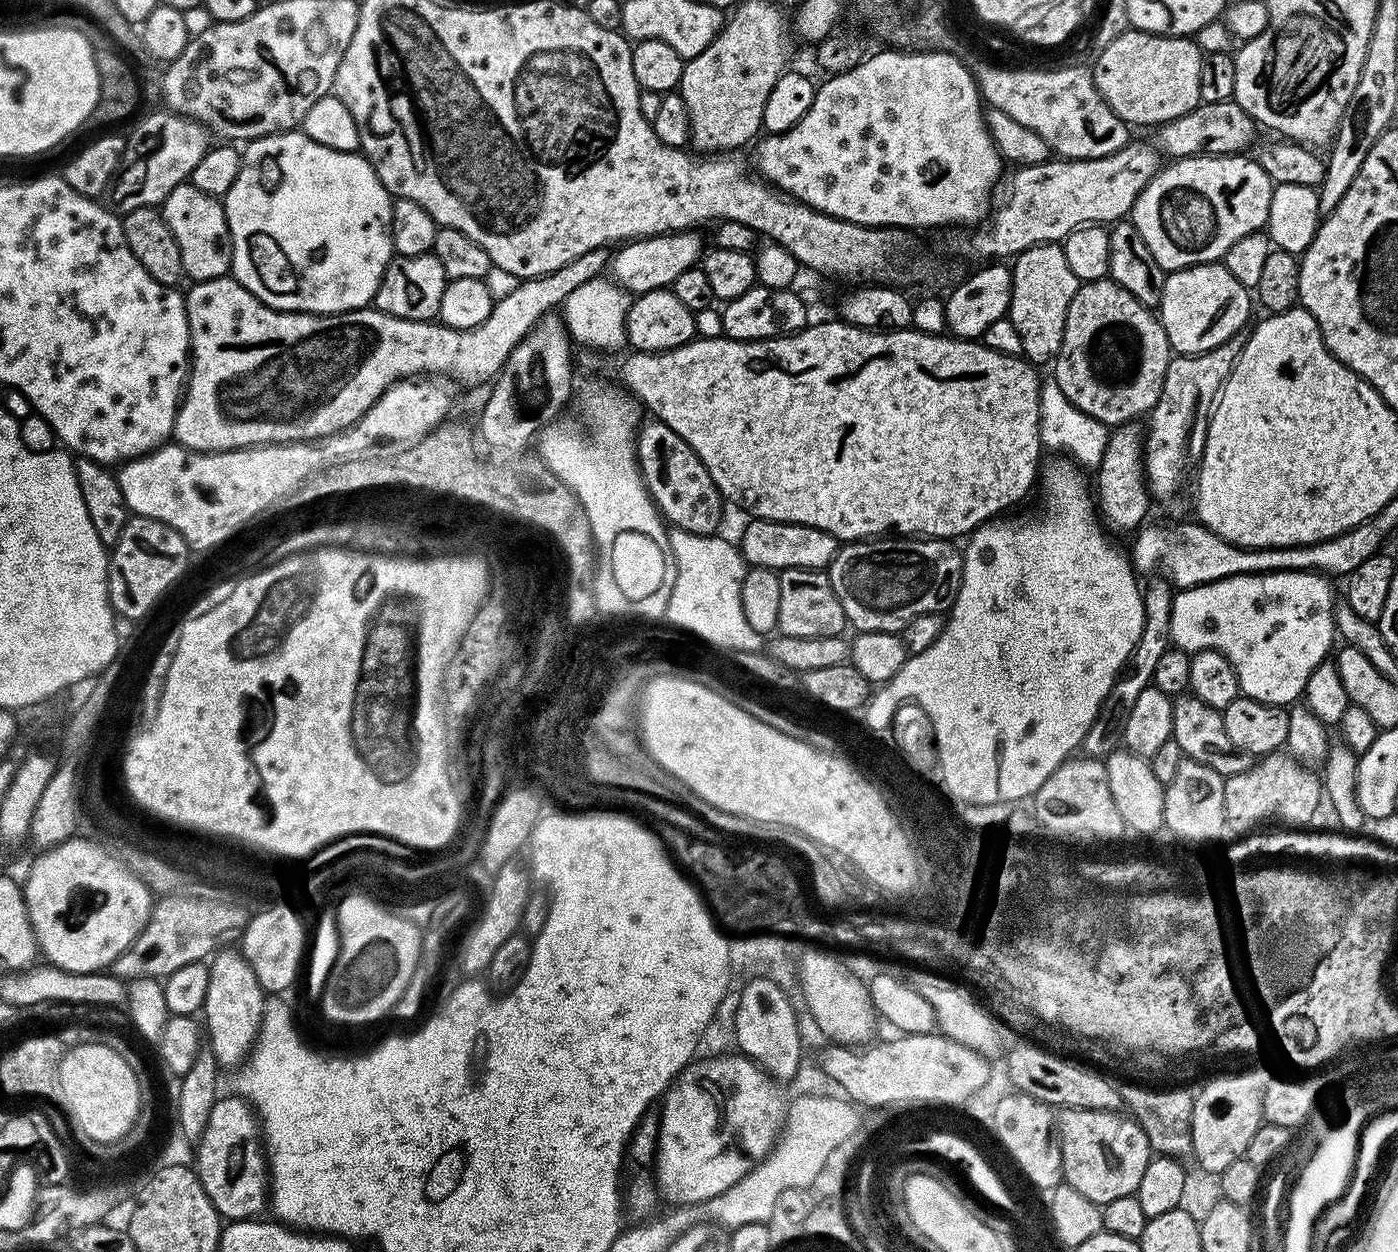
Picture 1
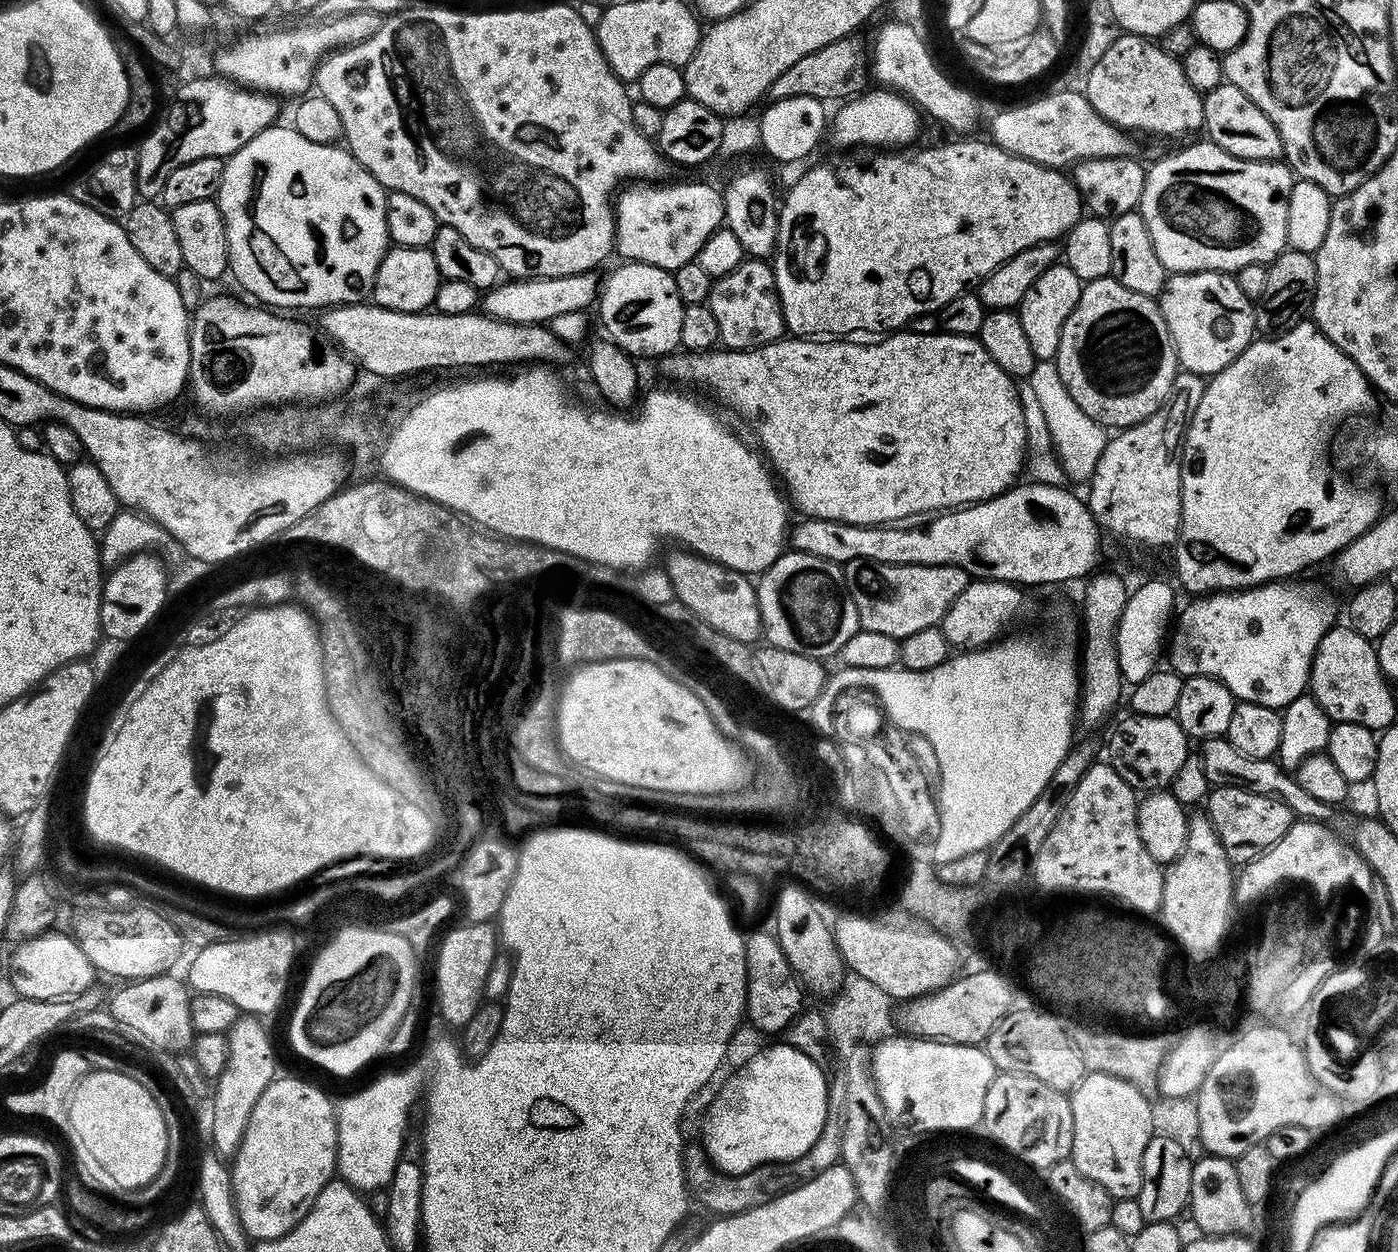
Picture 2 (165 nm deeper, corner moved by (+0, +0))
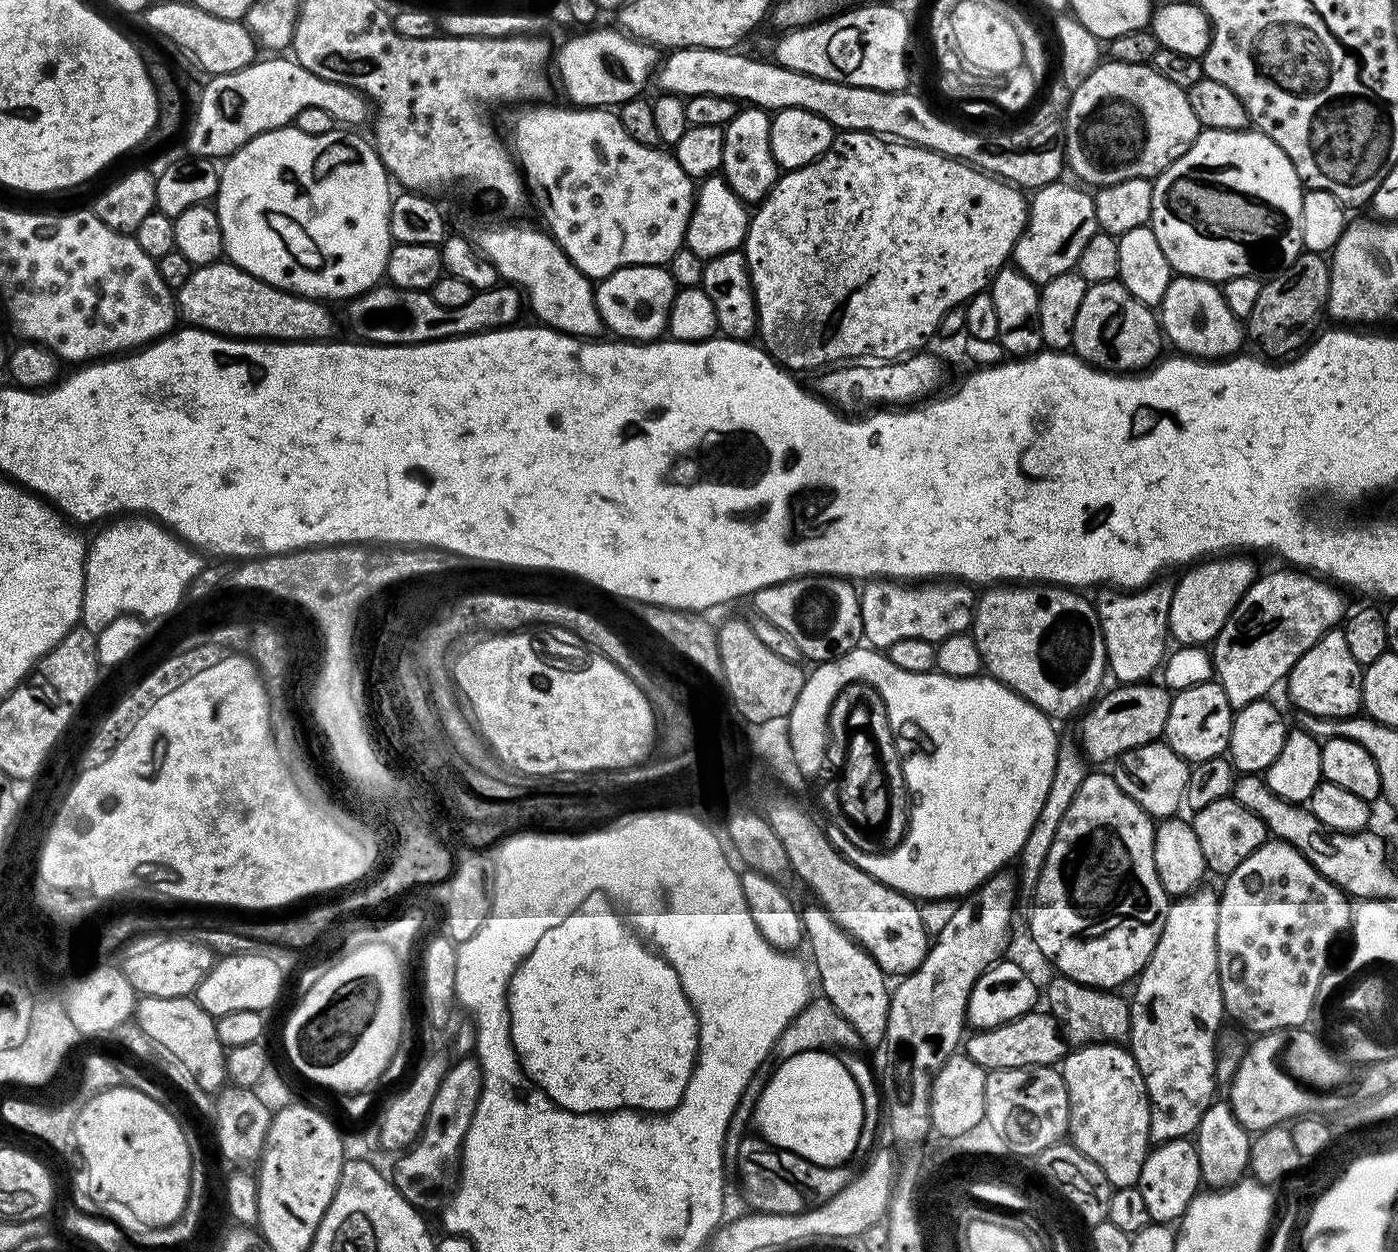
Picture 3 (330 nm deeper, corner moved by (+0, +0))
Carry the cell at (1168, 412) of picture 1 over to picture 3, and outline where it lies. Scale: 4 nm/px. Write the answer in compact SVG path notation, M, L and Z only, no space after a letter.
M1170 579L1149 582L1139 590L1100 590L1094 596L1096 617L1108 655L1107 671L1120 684L1142 684L1161 671L1166 660L1164 639L1169 639L1170 602L1176 589Z

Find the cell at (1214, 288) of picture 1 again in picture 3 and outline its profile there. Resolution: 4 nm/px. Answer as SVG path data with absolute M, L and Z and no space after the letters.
M1177 275L1166 286L1166 294L1158 305L1158 319L1167 343L1169 340L1177 353L1202 360L1222 360L1241 351L1241 321L1226 306L1223 291L1211 280Z

